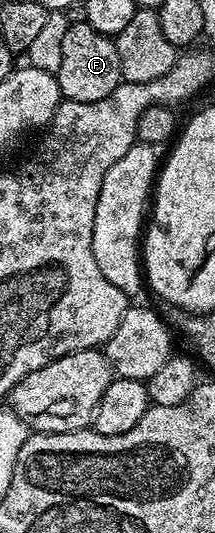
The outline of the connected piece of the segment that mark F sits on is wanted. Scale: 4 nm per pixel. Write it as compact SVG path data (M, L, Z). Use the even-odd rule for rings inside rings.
M84 22L70 23L63 38L63 58L59 61L59 70L55 74L59 82L62 97L71 102L99 102L99 98L107 98L111 90L115 90L123 82L119 70L119 50L116 39L99 34L90 24Z

